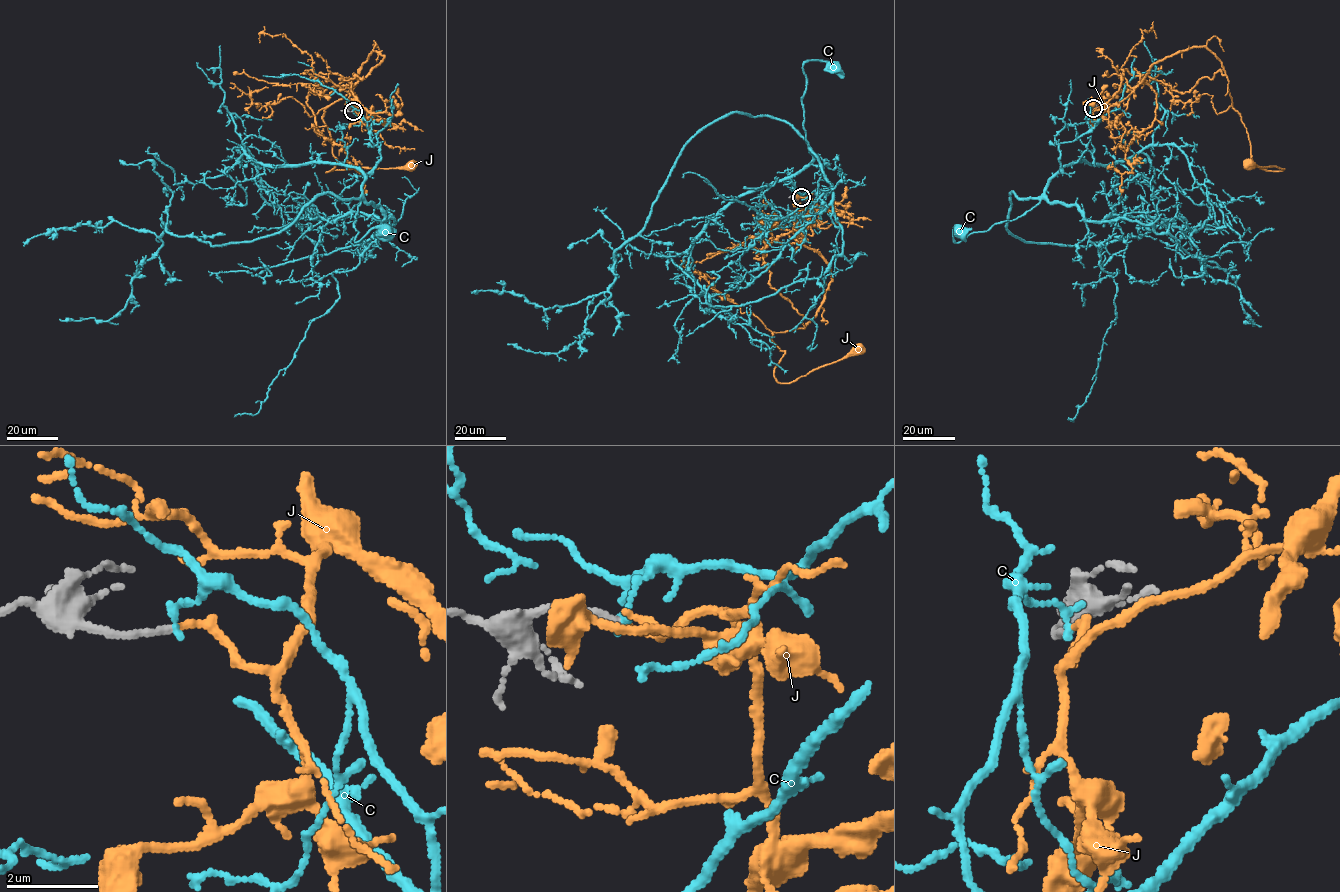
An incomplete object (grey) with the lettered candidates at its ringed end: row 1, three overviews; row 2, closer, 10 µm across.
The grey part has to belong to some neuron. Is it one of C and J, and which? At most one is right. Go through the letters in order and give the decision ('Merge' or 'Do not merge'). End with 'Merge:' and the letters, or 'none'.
C: Do not merge
J: Merge
Merge: J

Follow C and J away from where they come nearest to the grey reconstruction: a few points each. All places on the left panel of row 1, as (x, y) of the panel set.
C: (353, 111), (362, 114), (380, 155), (377, 164), (364, 174), (354, 223), (355, 242), (374, 228), (385, 231)
J: (353, 111), (362, 108), (351, 88), (382, 60), (377, 51), (324, 110), (336, 159), (326, 172), (409, 167)

